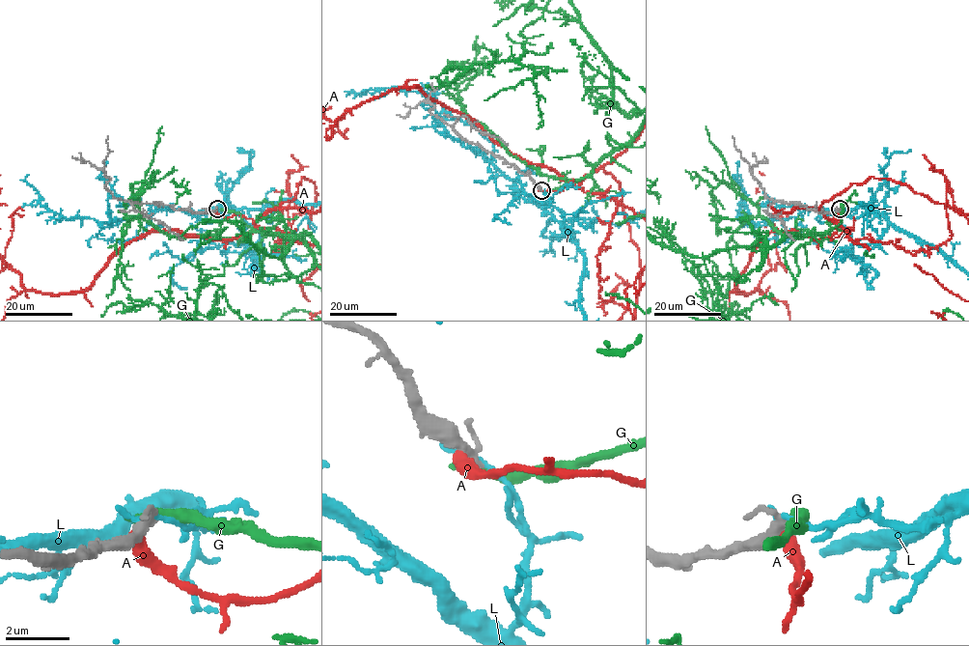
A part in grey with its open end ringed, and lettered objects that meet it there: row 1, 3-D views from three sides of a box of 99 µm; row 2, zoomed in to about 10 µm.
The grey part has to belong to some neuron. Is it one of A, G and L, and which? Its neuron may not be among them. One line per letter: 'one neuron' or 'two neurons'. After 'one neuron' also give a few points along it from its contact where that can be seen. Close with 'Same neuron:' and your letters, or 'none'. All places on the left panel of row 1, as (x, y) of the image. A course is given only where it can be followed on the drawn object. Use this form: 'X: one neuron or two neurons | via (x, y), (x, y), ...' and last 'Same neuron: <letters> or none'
A: two neurons
G: two neurons
L: two neurons
Same neuron: none

